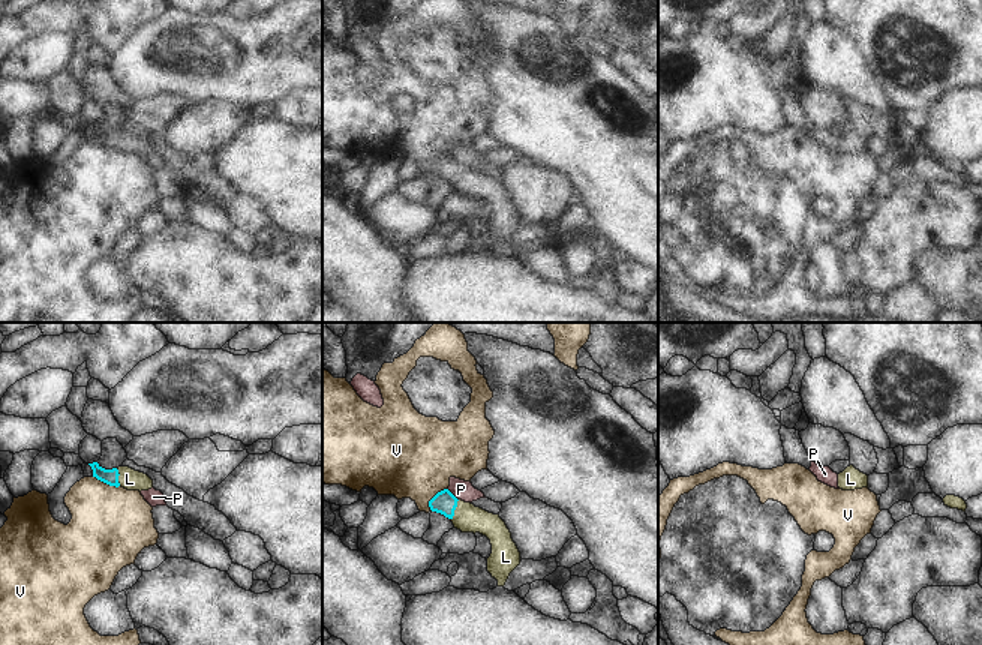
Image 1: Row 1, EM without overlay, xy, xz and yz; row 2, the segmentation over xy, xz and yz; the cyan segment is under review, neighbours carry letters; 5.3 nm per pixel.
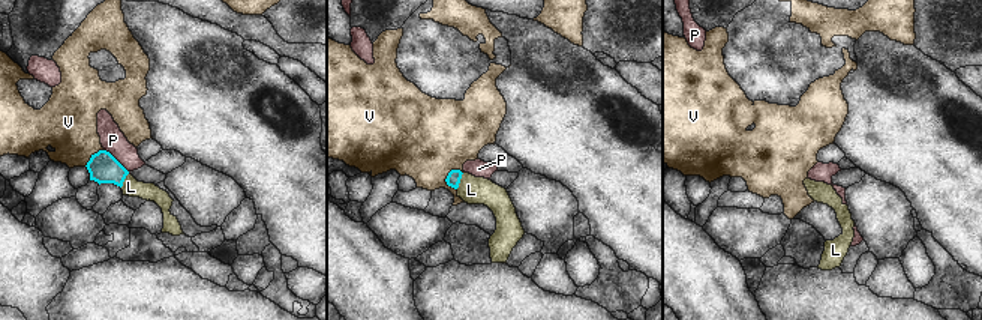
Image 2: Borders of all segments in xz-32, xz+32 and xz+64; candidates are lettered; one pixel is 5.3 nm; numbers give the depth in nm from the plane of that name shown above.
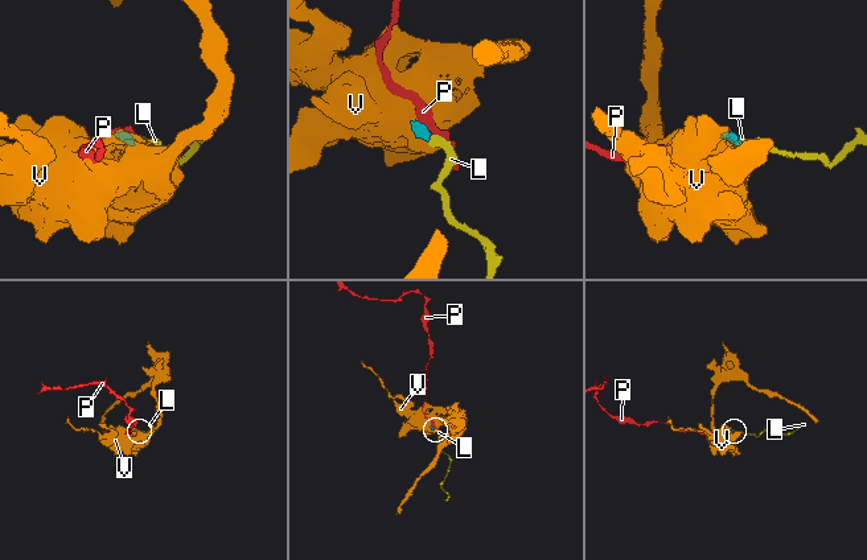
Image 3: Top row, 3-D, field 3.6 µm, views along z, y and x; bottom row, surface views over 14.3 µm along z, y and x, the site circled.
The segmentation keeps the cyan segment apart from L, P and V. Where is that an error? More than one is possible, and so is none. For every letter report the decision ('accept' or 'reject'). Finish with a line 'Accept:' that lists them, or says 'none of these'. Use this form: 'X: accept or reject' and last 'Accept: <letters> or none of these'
L: accept
P: reject
V: reject
Accept: L

